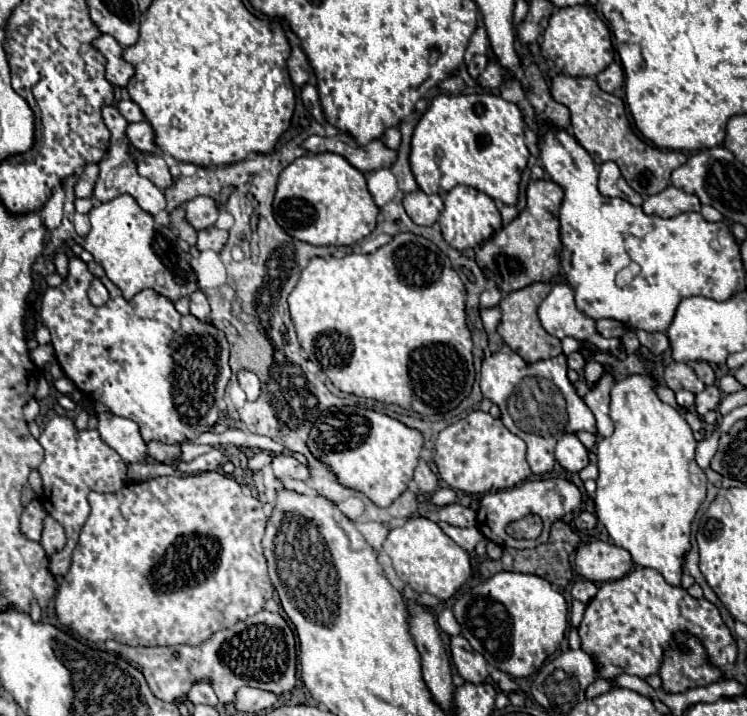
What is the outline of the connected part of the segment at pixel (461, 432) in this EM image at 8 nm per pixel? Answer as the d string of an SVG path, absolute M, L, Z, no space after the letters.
M473 411L437 435L435 463L441 479L451 489L467 495L483 495L487 491L515 487L531 475L531 469L525 461L525 451L525 441L513 435L501 423L501 419L493 419L485 411Z

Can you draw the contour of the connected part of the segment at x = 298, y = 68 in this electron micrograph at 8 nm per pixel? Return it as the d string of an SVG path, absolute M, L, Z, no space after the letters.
M293 47L291 57L287 61L287 69L289 69L289 77L297 87L303 87L309 81L311 75L311 65L307 61L307 55L303 53L301 47Z

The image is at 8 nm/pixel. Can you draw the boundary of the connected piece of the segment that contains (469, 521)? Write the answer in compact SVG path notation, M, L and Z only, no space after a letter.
M451 503L439 509L439 519L455 527L471 527L475 525L475 511L459 503Z

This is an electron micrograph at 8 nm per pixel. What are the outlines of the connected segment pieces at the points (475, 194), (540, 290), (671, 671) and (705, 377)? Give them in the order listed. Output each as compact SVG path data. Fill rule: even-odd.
M457 185L455 189L451 189L445 195L445 209L439 217L439 225L441 225L441 233L443 239L457 251L463 249L471 249L475 245L479 245L481 241L489 239L495 231L501 229L501 215L495 207L495 201L483 193L477 191L473 187L465 187L465 185Z
M531 283L529 287L523 287L519 291L511 291L507 293L499 307L501 307L501 323L497 325L497 333L503 337L503 341L515 351L519 353L525 361L541 361L541 359L549 359L549 357L557 357L561 355L561 341L553 335L549 335L543 327L541 321L537 317L537 307L541 305L541 301L545 299L545 295L549 295L551 285L549 283Z
M677 631L663 653L659 677L663 679L663 689L667 693L683 693L687 689L719 681L723 673L719 667L709 663L701 639Z
M695 361L695 363L693 363L693 369L695 369L697 377L699 377L705 385L713 385L713 383L715 383L715 373L713 373L713 369L709 367L709 363L705 363L705 361Z

